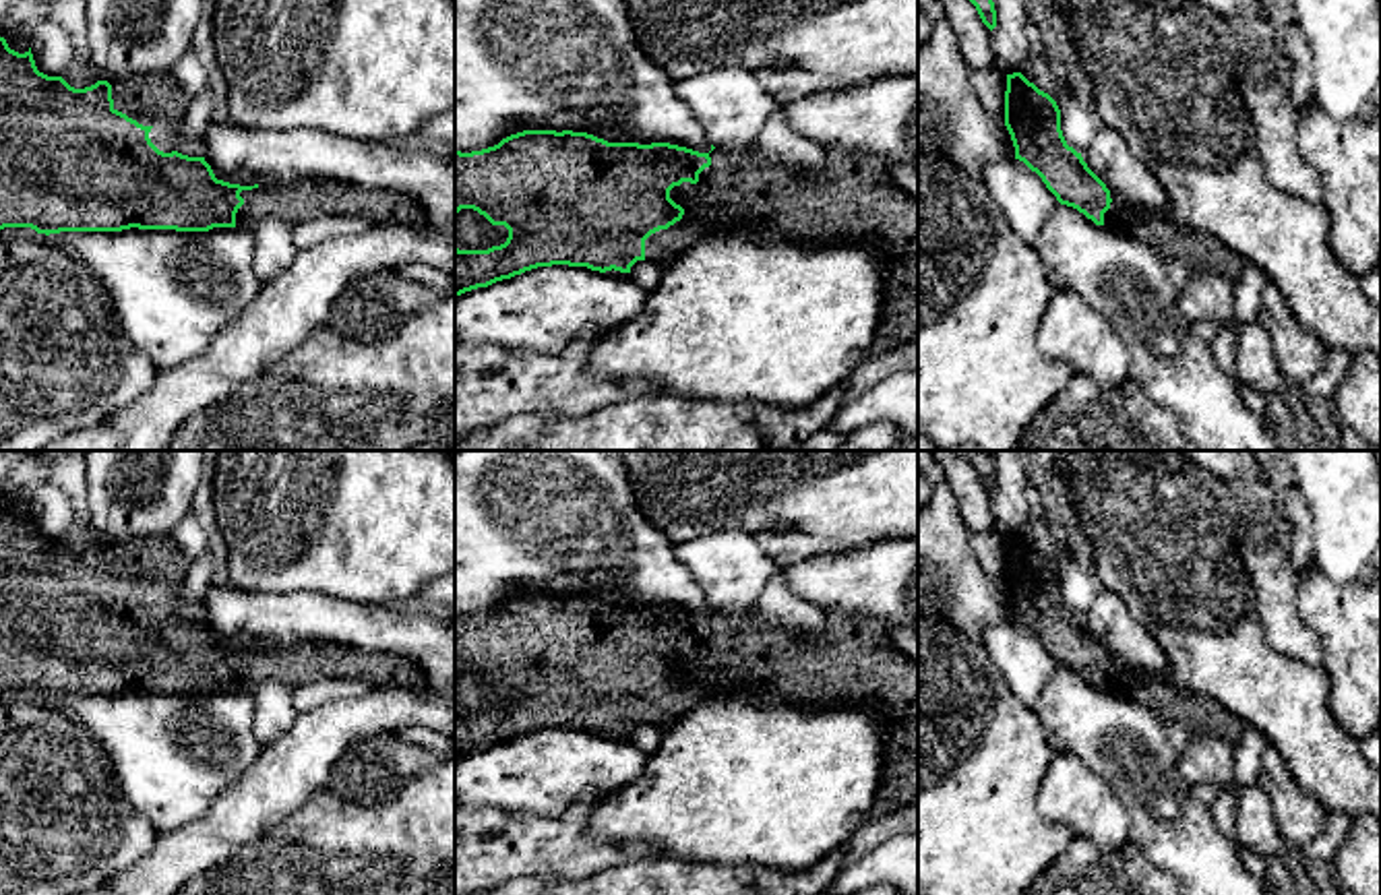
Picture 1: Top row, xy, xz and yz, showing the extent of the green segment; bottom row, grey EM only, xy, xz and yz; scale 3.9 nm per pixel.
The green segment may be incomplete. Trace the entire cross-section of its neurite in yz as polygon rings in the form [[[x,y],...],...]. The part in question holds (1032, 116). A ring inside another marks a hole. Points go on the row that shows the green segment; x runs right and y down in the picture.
[[[1021,72],[1007,74],[1005,126],[1015,159],[1036,172],[1061,205],[1152,246],[1164,258],[1183,260],[1193,271],[1230,281],[1238,275],[1242,260],[1218,240],[1183,225],[1168,209],[1145,209],[1110,192],[1081,153],[1067,145],[1056,101]]]

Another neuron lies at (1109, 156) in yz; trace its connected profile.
[[[1102,126],[1081,157],[1110,192],[1145,209],[1166,209],[1168,196],[1164,186],[1131,153],[1127,141],[1116,130]]]

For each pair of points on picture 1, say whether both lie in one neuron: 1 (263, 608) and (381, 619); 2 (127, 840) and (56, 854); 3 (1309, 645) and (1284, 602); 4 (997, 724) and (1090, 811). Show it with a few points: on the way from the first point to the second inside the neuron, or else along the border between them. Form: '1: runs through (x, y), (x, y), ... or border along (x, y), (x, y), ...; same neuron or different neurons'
1: runs through (292, 619), (352, 619); same neuron
2: runs through (110, 840), (73, 840); same neuron
3: runs through (1299, 635), (1284, 621), (1284, 612); same neuron
4: border along (1055, 753), (1038, 798), (1038, 811), (1049, 821); different neurons

